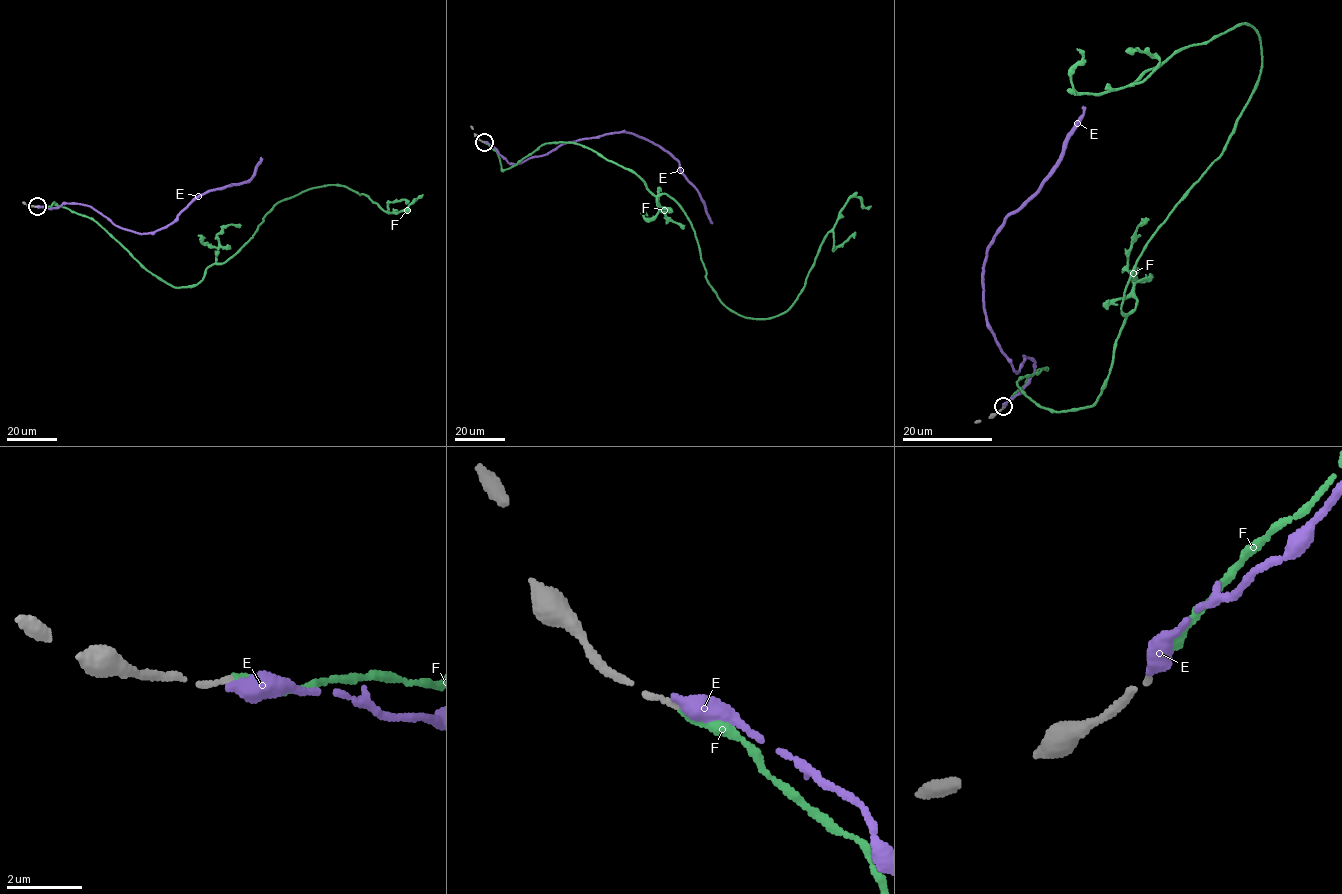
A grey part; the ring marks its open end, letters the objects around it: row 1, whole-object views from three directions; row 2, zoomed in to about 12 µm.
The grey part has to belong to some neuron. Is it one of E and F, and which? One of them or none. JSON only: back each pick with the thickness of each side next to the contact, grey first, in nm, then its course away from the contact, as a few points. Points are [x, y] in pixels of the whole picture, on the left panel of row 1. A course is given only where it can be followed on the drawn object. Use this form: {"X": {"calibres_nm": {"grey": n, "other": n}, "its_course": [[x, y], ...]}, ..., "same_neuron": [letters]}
{"F": {"calibres_nm": {"grey": 150, "other": 200}, "its_course": [[36, 206], [94, 219], [181, 287], [307, 189], [342, 185], [395, 212], [422, 194]]}, "same_neuron": ["F"]}

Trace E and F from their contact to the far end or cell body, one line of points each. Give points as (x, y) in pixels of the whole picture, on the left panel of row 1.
E: (36, 206), (83, 204), (124, 229), (153, 233), (171, 224), (198, 196), (251, 178), (261, 157)
F: (36, 206), (94, 219), (181, 287), (307, 189), (342, 185), (395, 212), (422, 194)

